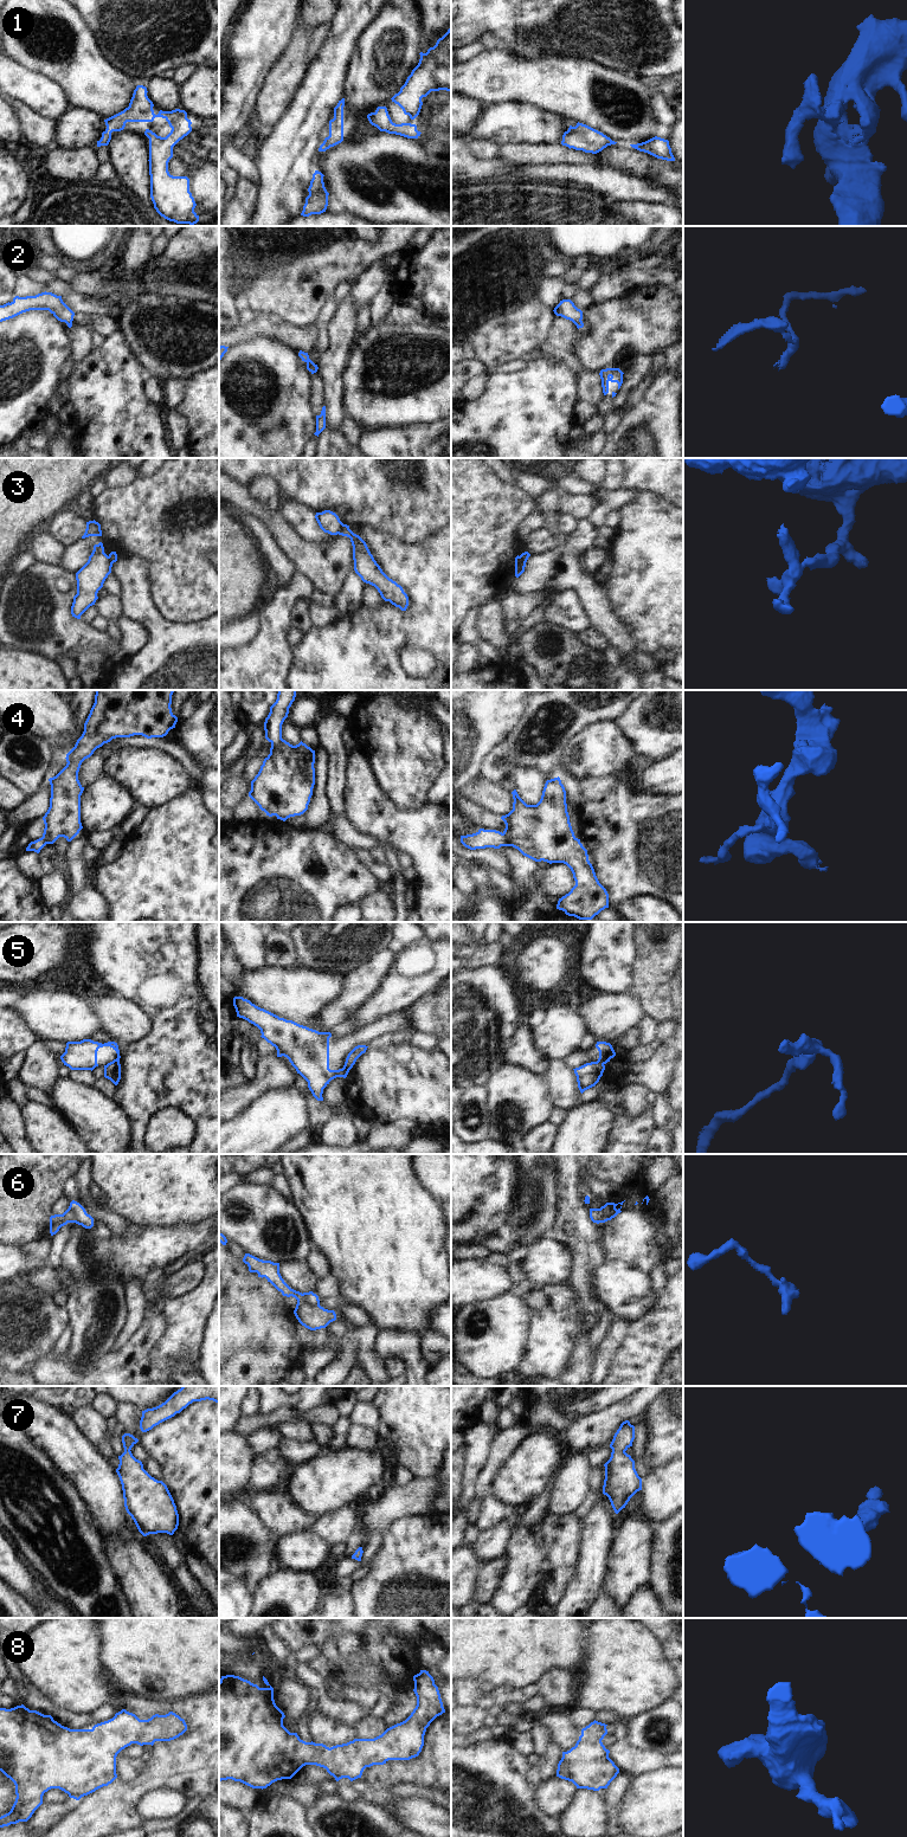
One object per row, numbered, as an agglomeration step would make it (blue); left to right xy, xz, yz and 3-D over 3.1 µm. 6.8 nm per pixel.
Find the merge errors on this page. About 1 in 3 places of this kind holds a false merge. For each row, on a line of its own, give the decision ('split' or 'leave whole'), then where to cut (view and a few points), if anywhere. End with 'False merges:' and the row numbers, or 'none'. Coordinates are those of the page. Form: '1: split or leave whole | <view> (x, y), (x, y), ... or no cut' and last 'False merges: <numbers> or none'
1: leave whole | no cut
2: leave whole | no cut
3: split | xz (343, 524), (338, 533)
4: split | xz (282, 739), (270, 752)
5: split | xy (118, 1059), (113, 1062)
6: leave whole | no cut
7: leave whole | no cut
8: leave whole | no cut
False merges: 3, 4, 5

